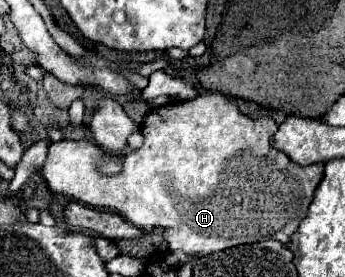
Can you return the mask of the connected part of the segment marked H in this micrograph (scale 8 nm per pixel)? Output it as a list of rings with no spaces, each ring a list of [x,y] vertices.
[[[199,94],[199,98],[191,98],[187,102],[173,102],[173,104],[165,104],[165,106],[159,106],[159,108],[153,108],[145,120],[141,122],[141,132],[145,136],[145,142],[139,150],[133,150],[129,154],[123,154],[123,158],[119,156],[117,160],[121,162],[121,172],[119,174],[113,174],[113,176],[105,176],[99,168],[97,168],[97,162],[103,160],[107,154],[103,154],[103,148],[99,148],[97,144],[93,142],[87,142],[87,140],[61,140],[61,142],[55,142],[51,148],[49,148],[49,156],[47,156],[47,162],[43,164],[43,176],[45,176],[45,182],[49,186],[49,190],[53,192],[61,192],[65,194],[67,198],[71,200],[77,200],[85,206],[93,206],[93,208],[111,208],[115,210],[117,214],[121,214],[123,218],[127,218],[129,222],[133,222],[135,226],[151,226],[151,228],[157,228],[157,226],[163,226],[167,232],[165,232],[165,238],[169,242],[169,248],[171,250],[179,250],[187,256],[209,256],[209,254],[215,254],[219,250],[227,250],[227,248],[233,248],[233,246],[239,246],[239,244],[253,244],[253,242],[261,242],[261,240],[277,240],[277,242],[283,242],[287,244],[291,234],[297,230],[299,222],[305,218],[307,214],[307,208],[313,200],[313,192],[317,188],[317,184],[321,182],[323,178],[323,164],[309,164],[309,166],[301,166],[301,164],[295,164],[287,154],[275,150],[273,146],[269,146],[269,132],[275,132],[277,130],[277,124],[271,116],[259,116],[259,118],[251,118],[251,116],[245,116],[237,110],[237,106],[233,102],[229,102],[225,96],[221,94]]]

